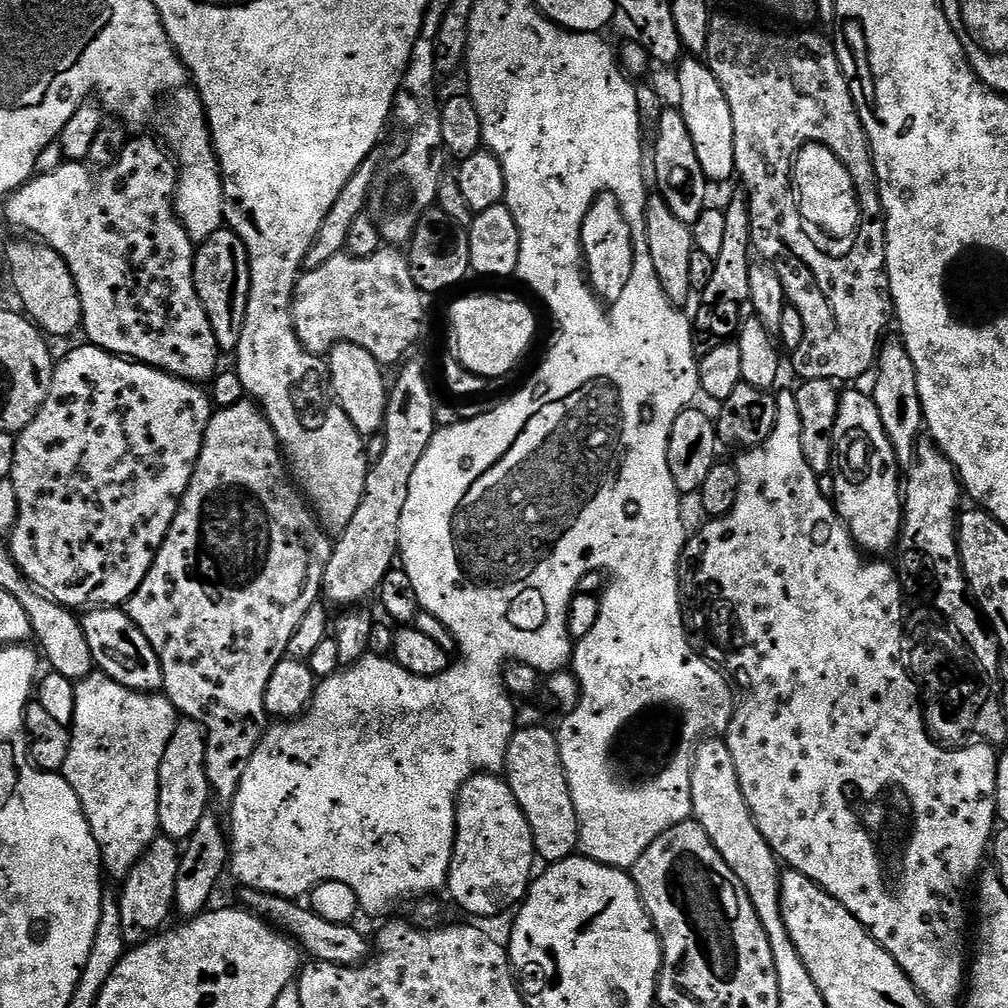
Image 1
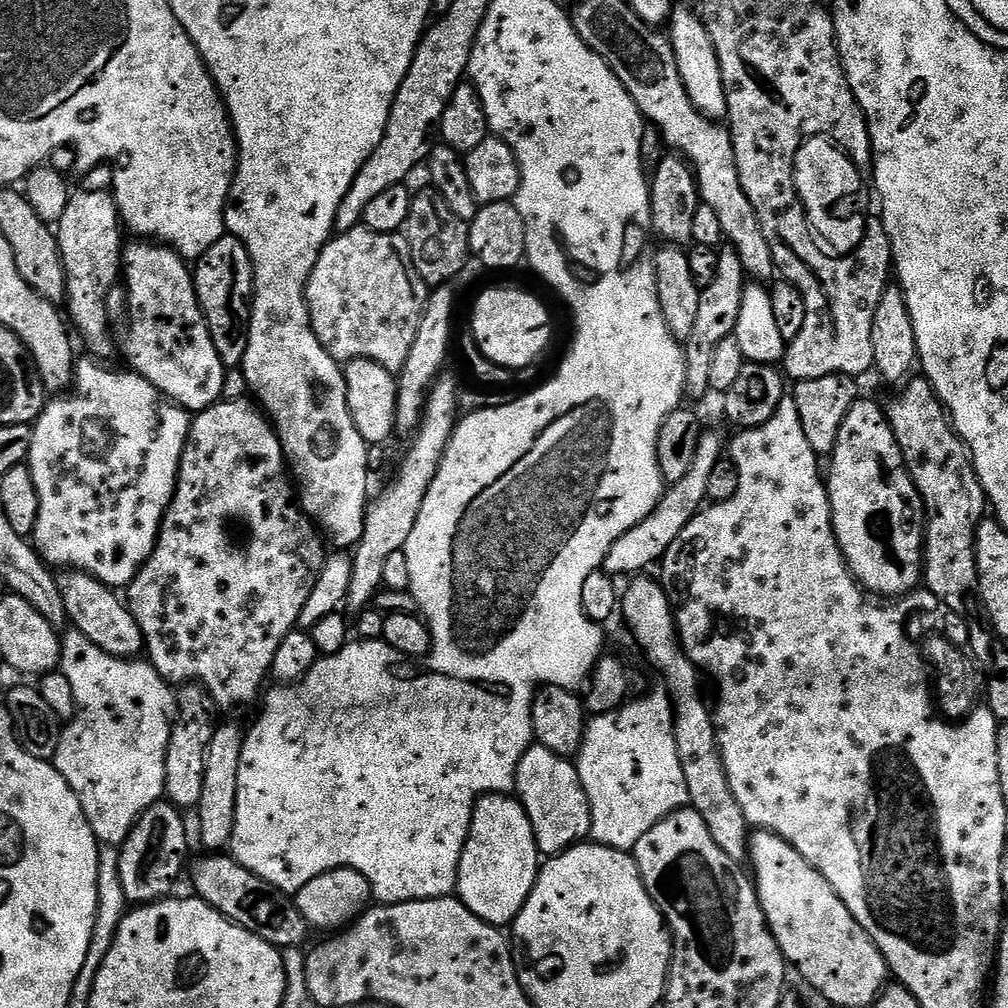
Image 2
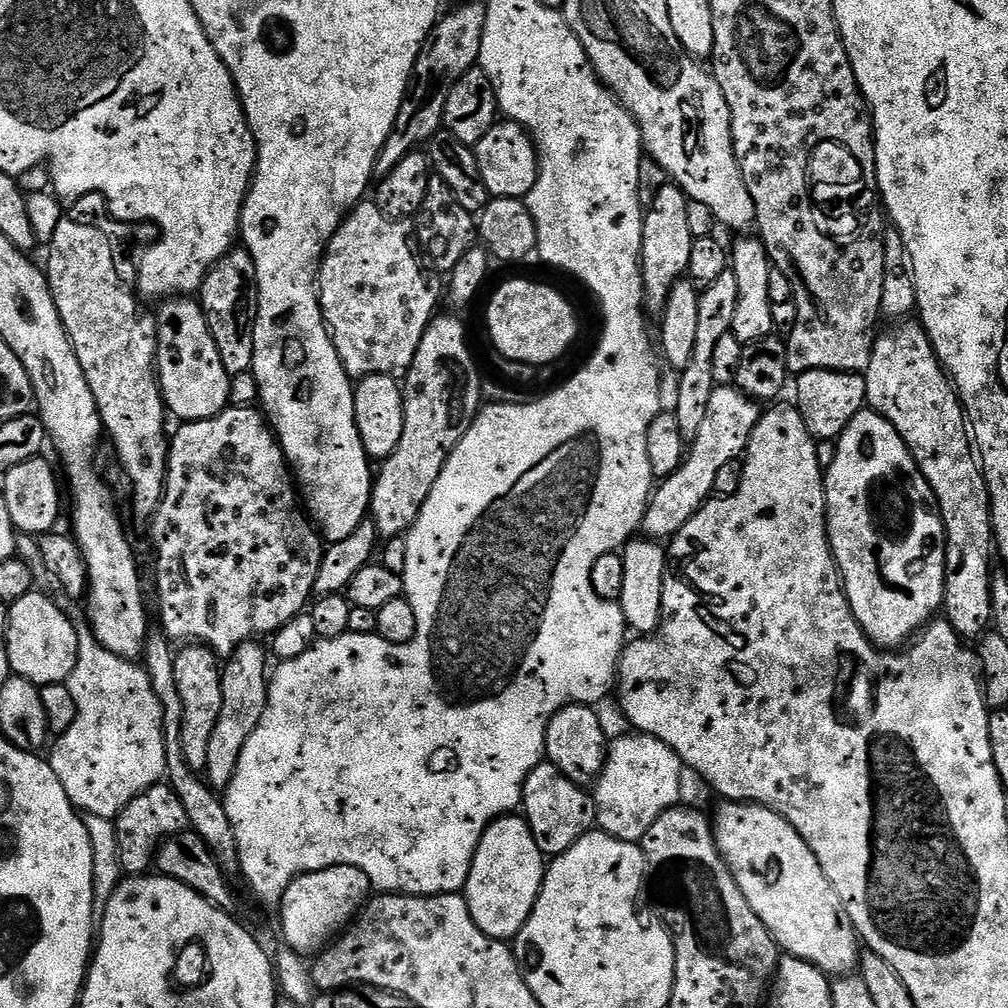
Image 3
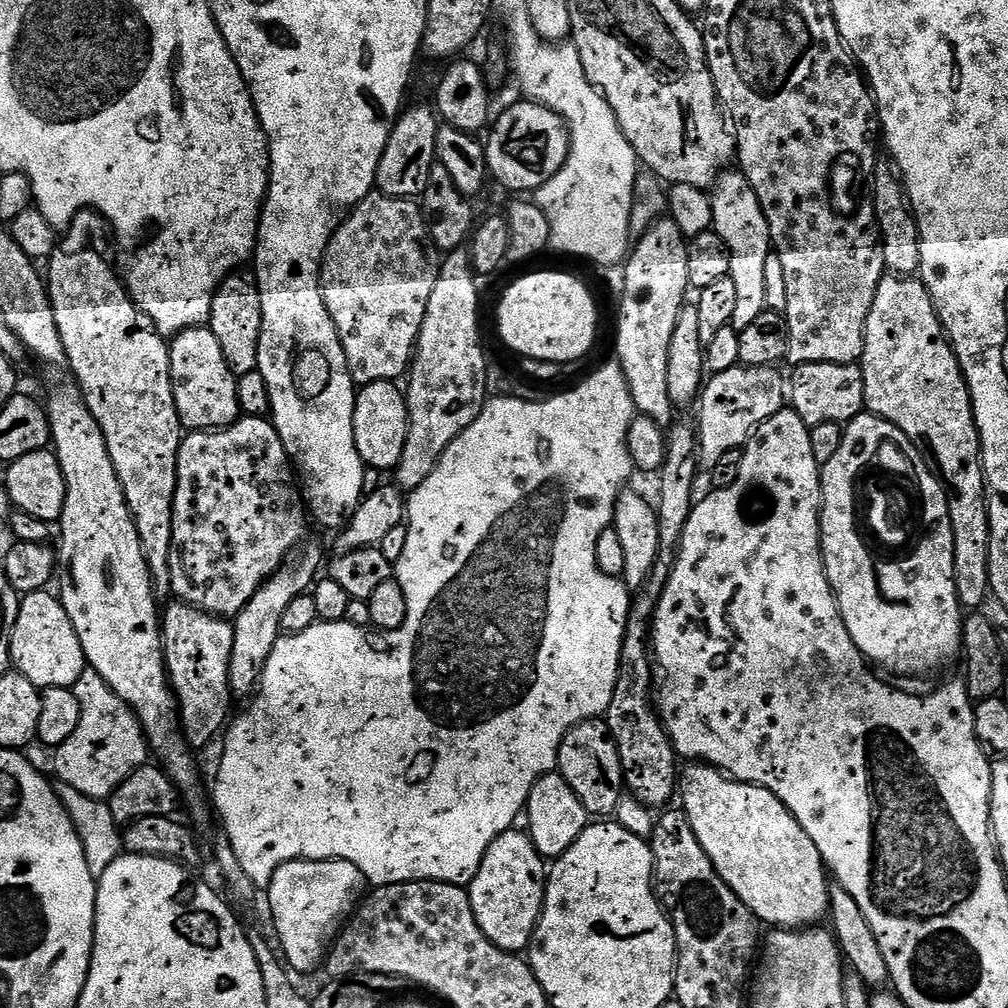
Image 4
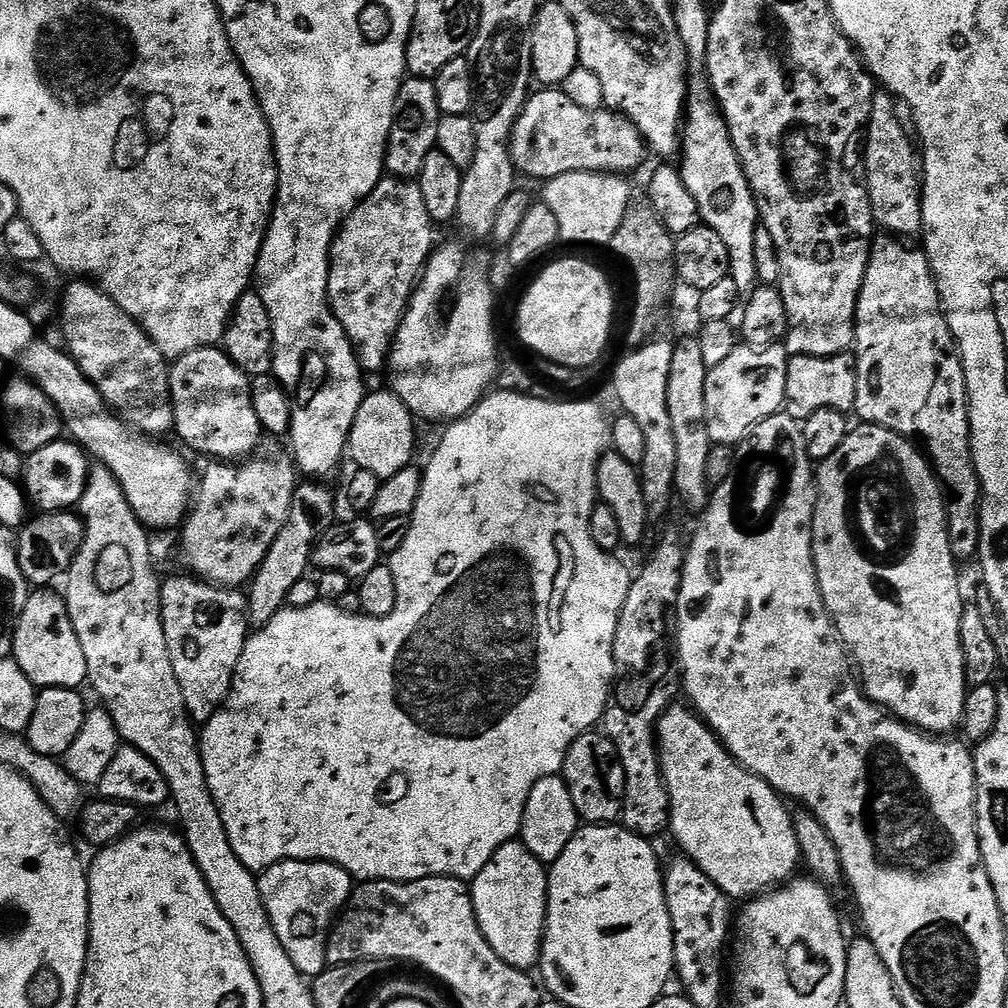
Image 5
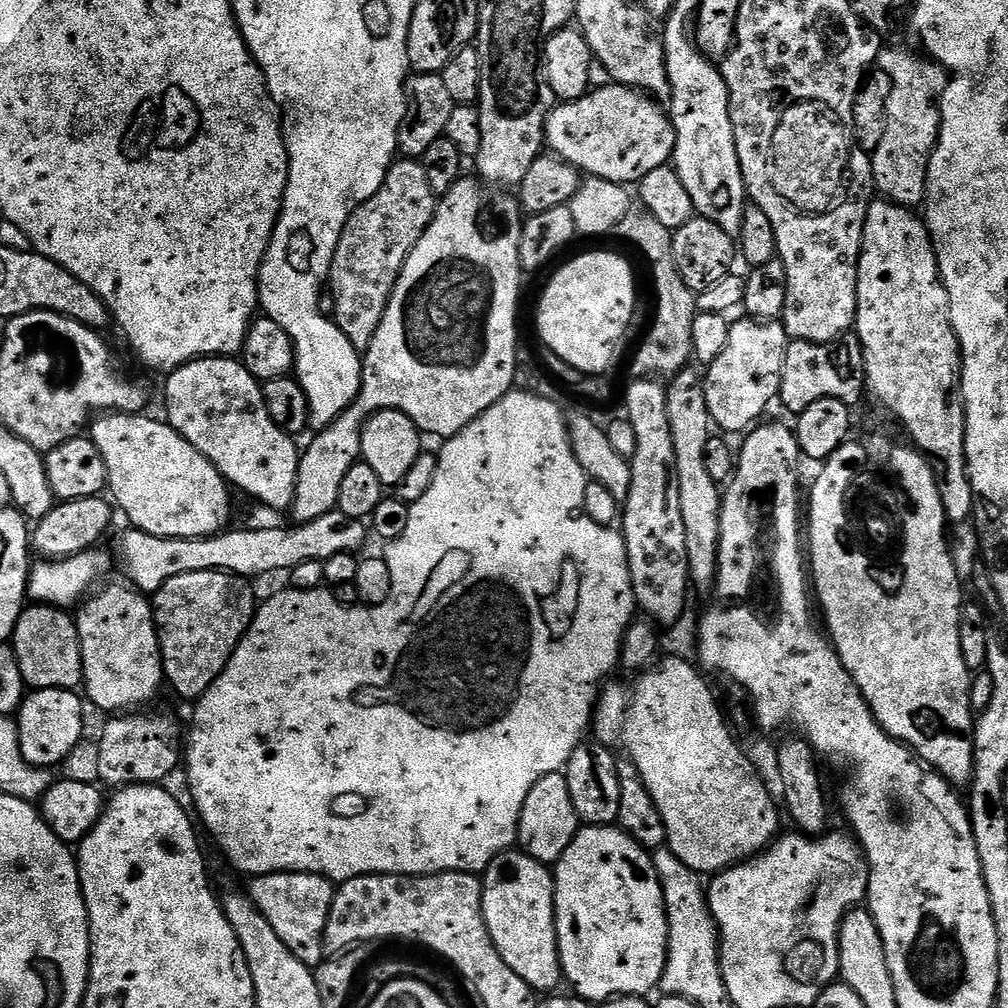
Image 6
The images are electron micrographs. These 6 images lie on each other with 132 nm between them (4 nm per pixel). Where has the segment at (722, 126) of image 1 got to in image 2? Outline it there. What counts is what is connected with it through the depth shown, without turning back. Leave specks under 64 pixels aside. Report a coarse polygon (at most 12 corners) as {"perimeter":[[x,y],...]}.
{"perimeter":[[673,7],[666,25],[690,102],[728,114],[722,66],[703,19]]}

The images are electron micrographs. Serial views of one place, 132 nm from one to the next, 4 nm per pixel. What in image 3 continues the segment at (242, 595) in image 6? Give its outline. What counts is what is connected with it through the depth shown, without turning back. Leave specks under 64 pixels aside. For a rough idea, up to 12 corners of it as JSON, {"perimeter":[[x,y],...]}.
{"perimeter":[[211,648],[176,652],[182,754],[203,773],[222,711],[222,672]]}

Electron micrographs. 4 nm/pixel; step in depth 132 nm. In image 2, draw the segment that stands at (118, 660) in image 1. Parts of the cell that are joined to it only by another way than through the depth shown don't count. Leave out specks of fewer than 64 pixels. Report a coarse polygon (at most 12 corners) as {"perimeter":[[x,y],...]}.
{"perimeter":[[88,573],[58,583],[65,617],[119,660],[145,651],[127,603]]}

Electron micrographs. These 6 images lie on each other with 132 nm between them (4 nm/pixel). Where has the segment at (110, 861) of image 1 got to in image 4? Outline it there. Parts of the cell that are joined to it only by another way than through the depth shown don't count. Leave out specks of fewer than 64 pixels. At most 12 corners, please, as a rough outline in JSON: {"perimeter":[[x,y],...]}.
{"perimeter":[[85,667],[55,779],[107,801],[149,763],[133,708]]}

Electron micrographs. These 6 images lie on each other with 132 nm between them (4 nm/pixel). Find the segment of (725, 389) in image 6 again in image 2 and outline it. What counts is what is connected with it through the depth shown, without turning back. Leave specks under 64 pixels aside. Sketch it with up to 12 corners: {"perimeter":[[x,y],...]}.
{"perimeter":[[705,431],[694,466],[602,558],[613,578],[659,565],[705,507],[726,444]]}

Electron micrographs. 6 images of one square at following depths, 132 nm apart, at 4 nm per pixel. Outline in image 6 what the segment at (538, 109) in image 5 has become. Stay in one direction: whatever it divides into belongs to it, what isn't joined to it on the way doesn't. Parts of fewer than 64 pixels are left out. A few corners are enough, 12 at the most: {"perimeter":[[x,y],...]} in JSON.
{"perimeter":[[609,82],[557,103],[547,147],[635,185],[676,150],[669,113]]}

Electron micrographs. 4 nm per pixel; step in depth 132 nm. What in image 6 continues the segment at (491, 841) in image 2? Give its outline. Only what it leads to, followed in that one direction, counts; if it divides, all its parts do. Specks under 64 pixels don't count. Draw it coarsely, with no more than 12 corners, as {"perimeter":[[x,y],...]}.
{"perimeter":[[522,850],[483,873],[484,921],[537,993],[562,984],[556,882]]}

